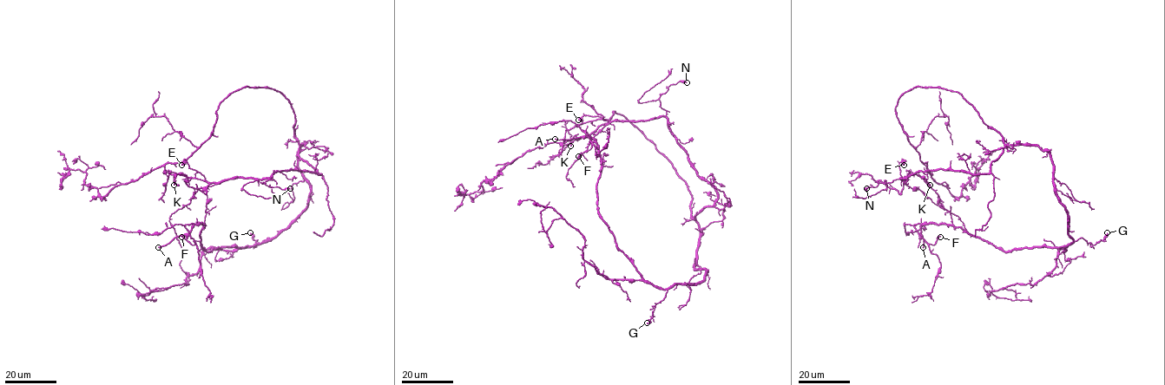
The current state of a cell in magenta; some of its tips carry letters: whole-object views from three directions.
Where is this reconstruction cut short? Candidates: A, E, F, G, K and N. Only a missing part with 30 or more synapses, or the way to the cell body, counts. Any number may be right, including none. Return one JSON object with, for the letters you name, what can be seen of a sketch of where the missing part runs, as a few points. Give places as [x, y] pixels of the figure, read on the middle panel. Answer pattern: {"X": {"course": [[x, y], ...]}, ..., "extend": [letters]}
{"A": {"course": [[555, 139], [549, 140], [546, 134], [549, 120], [557, 114]]}, "extend": ["A"]}

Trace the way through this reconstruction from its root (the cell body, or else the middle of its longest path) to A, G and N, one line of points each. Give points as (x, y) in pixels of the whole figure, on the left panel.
A: (303, 144), (298, 170), (309, 202), (275, 236), (207, 251), (198, 224), (158, 247)
G: (303, 144), (298, 152), (298, 170), (310, 188), (308, 205), (271, 240), (266, 238), (257, 244), (250, 232)
N: (303, 144), (299, 147), (299, 156), (320, 174), (282, 170), (262, 183), (269, 187), (290, 188)

